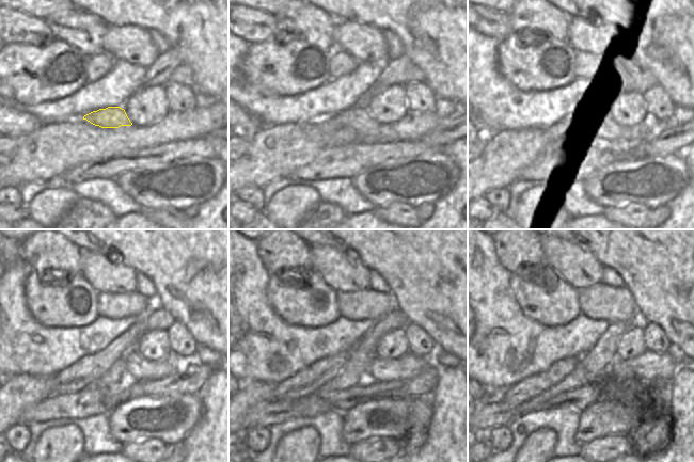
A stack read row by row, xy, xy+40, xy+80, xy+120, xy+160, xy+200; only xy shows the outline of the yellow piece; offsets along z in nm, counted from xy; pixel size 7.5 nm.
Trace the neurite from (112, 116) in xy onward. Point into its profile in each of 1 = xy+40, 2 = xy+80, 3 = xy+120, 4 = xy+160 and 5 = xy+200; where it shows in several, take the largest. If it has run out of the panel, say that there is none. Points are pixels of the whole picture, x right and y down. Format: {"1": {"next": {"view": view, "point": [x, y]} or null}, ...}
{"1": {"next": {"view": "xy+40", "point": [357, 118]}}, "2": {"next": {"view": "xy+80", "point": [604, 125]}}, "3": {"next": {"view": "xy+120", "point": [138, 368]}}, "4": {"next": {"view": "xy+160", "point": [407, 366]}}, "5": {"next": {"view": "xy+200", "point": [650, 367]}}}

